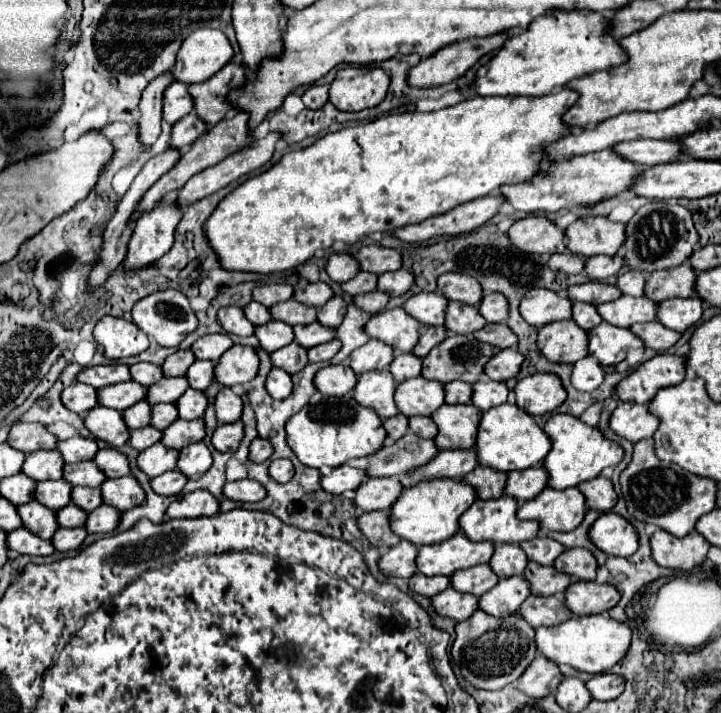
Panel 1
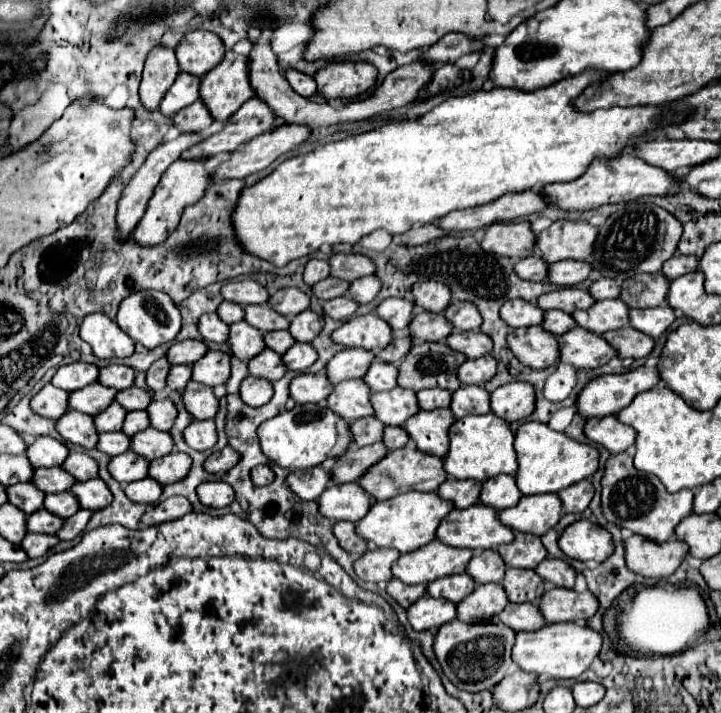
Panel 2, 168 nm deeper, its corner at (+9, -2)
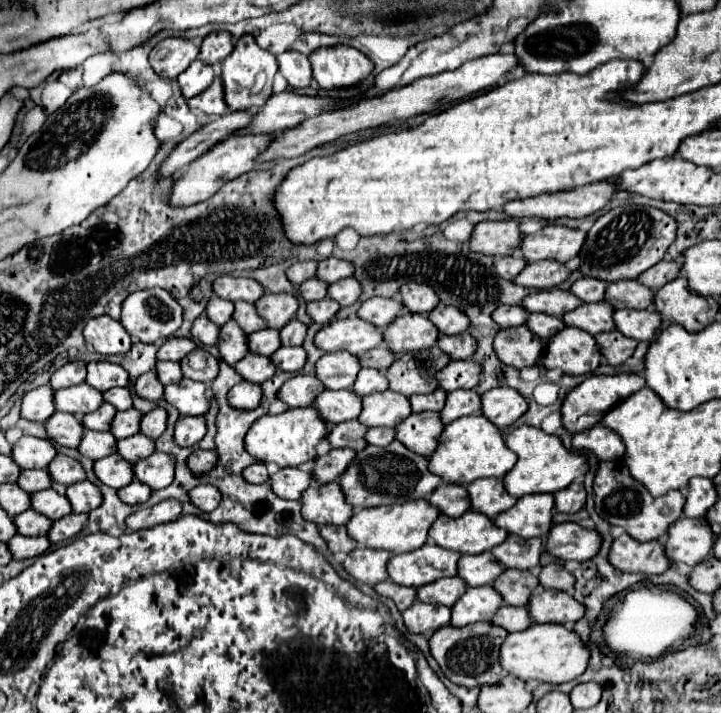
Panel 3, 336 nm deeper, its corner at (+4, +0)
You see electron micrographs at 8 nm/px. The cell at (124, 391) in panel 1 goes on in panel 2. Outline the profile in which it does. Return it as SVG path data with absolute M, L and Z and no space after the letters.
M90 383L90 387L72 391L68 395L68 409L82 411L86 415L98 415L110 405L110 401L114 401L114 395L114 389L106 389L100 383Z

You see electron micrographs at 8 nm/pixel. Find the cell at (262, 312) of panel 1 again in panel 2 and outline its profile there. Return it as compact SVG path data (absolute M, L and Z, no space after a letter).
M222 301L220 305L218 305L218 309L216 309L216 313L218 313L218 317L224 321L224 323L236 323L236 321L242 321L242 317L244 317L244 311L242 311L242 307L240 305L234 305L234 303L230 303L230 301Z

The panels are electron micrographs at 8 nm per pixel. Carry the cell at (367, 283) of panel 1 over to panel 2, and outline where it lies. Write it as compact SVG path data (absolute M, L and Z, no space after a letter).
M326 277L326 279L318 281L316 285L312 285L312 293L318 299L334 299L334 297L346 295L348 285L350 285L348 281L342 281L342 279L336 279L336 277Z

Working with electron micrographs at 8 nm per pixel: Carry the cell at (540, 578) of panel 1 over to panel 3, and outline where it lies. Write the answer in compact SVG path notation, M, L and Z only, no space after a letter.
M505 569L493 587L503 595L503 601L507 605L521 605L527 607L531 599L531 591L539 585L537 577L531 571L519 571L519 569Z

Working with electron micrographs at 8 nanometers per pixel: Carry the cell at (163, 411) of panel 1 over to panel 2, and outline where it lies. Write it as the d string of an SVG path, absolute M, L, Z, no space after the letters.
M130 411L124 419L124 425L122 425L122 431L132 437L136 435L138 431L144 431L146 427L150 427L150 421L148 421L148 415L146 411Z

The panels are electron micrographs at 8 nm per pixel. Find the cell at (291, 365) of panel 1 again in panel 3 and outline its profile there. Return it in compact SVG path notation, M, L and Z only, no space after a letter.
M255 353L245 355L243 361L239 361L235 365L235 369L241 373L243 379L253 381L253 383L265 383L277 373L277 367L271 361L271 357L263 357L263 355L255 355Z

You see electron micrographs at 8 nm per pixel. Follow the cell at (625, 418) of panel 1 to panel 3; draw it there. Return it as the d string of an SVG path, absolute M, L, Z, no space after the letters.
M601 423L595 425L593 429L575 433L573 447L575 449L589 449L603 461L621 459L625 455L623 439L617 433L611 433L611 429L605 429L605 425L601 425Z

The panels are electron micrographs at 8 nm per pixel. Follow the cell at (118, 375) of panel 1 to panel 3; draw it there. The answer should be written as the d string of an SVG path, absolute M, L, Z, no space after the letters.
M73 361L73 363L67 363L63 365L61 369L57 369L51 377L51 387L53 389L65 389L65 387L71 387L71 385L79 385L79 383L85 383L85 377L87 377L87 363L83 361Z

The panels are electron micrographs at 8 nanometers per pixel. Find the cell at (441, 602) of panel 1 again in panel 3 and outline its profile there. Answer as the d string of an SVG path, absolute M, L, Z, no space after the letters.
M415 601L407 611L403 611L403 621L411 633L435 631L451 621L451 607Z

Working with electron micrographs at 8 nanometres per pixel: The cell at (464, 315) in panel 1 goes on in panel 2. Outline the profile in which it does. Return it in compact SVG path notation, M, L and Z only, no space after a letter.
M418 311L408 325L408 331L414 343L428 343L428 341L438 343L452 333L452 325L446 323L442 313Z

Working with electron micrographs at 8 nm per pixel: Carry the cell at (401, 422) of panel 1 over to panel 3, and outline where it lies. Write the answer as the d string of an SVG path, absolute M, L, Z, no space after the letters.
M351 419L331 427L327 441L331 443L331 447L351 447L355 451L361 451L367 447L365 433L367 433L367 427L359 419Z

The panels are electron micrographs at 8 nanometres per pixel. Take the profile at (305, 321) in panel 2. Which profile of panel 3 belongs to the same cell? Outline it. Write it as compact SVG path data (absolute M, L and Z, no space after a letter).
M291 319L279 333L281 333L281 343L283 345L303 345L305 335L307 335L307 325L301 323L299 319Z

